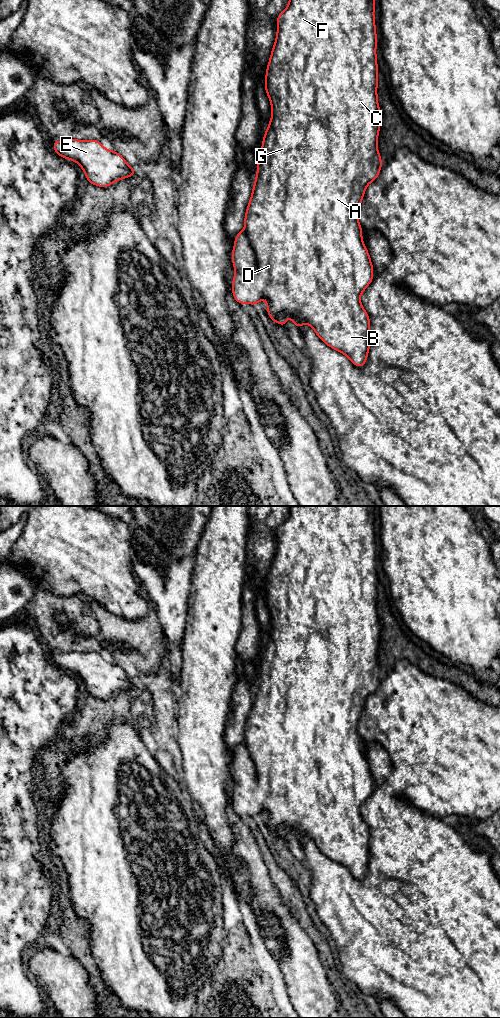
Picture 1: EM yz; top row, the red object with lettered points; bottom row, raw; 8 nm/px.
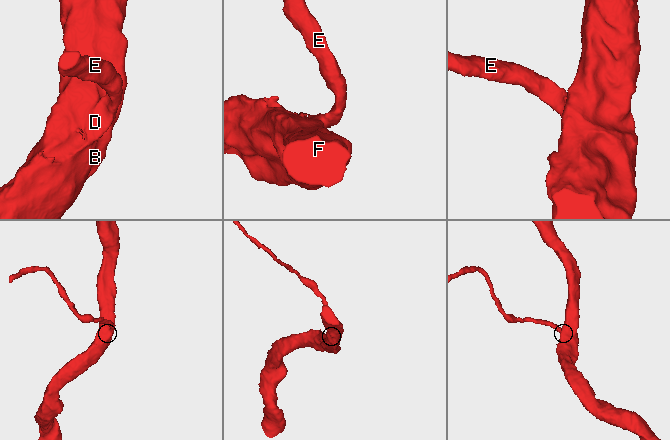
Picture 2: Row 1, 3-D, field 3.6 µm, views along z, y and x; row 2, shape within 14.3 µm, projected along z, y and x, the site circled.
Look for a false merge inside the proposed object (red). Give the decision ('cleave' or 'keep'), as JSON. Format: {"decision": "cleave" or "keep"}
{"decision": "keep"}

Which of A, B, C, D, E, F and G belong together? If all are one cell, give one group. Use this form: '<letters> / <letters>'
A B C D E F G

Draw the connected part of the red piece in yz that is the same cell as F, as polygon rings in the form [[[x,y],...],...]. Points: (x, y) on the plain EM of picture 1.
[[[290,506],[288,518],[277,528],[277,548],[265,586],[265,601],[272,618],[272,628],[258,669],[257,688],[245,726],[245,741],[236,747],[232,762],[232,774],[235,781],[232,805],[240,817],[249,815],[254,818],[261,811],[265,811],[267,825],[273,833],[286,839],[284,827],[287,826],[298,841],[303,835],[307,835],[326,857],[343,865],[356,879],[364,878],[370,859],[370,832],[362,819],[360,808],[373,792],[373,778],[362,752],[358,726],[366,699],[377,690],[383,675],[377,661],[382,626],[377,610],[378,579],[373,525],[374,508],[375,506]]]

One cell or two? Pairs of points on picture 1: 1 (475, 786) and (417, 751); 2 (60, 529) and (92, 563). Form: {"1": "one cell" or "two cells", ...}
{"1": "one cell", "2": "one cell"}

